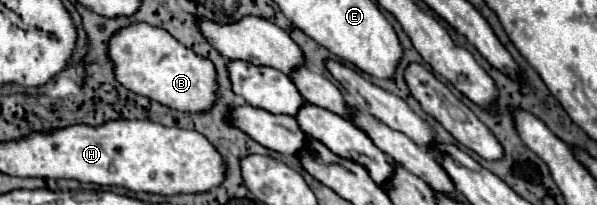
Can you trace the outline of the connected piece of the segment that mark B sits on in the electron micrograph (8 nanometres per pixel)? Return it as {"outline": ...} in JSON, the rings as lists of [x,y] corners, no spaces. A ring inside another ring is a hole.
{"outline":[[[145,22],[119,28],[107,42],[107,54],[113,62],[117,82],[135,94],[147,96],[179,112],[203,112],[213,104],[217,94],[213,62],[195,56],[189,48],[183,48],[183,44],[163,28]]]}

